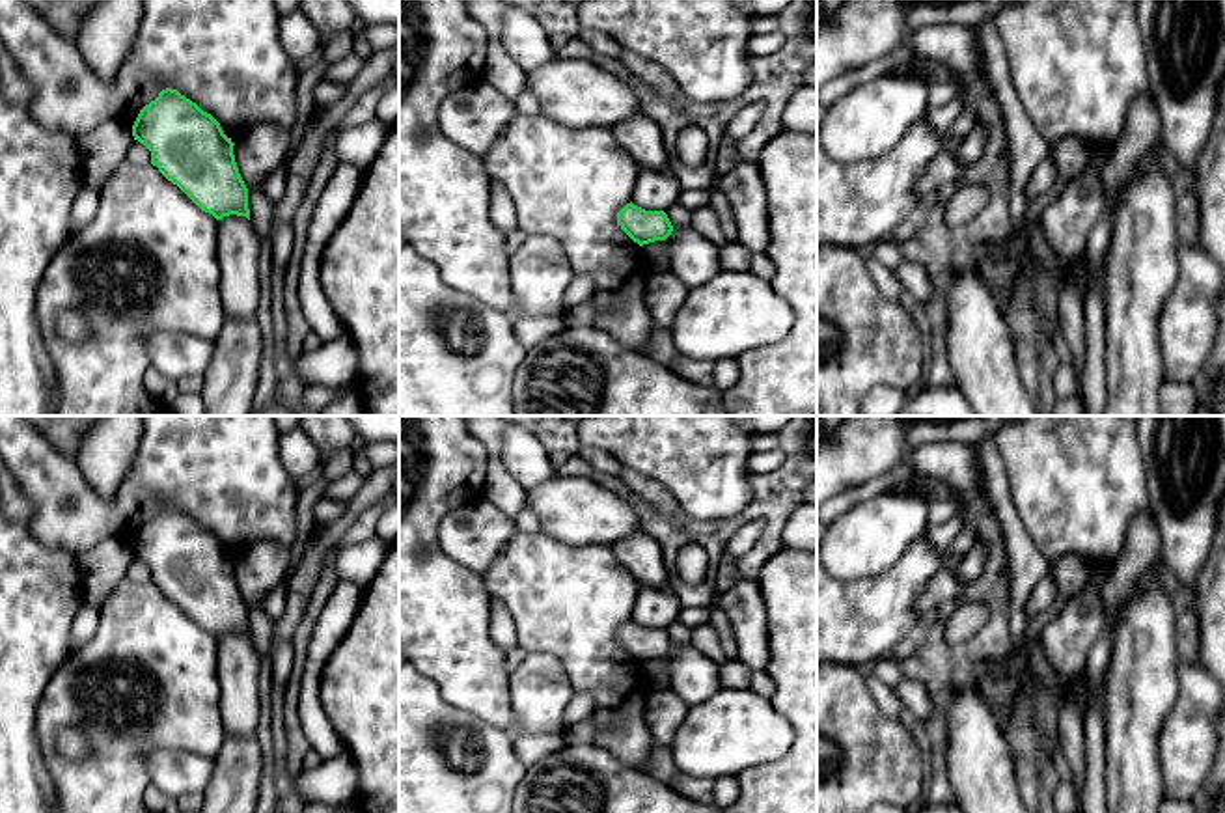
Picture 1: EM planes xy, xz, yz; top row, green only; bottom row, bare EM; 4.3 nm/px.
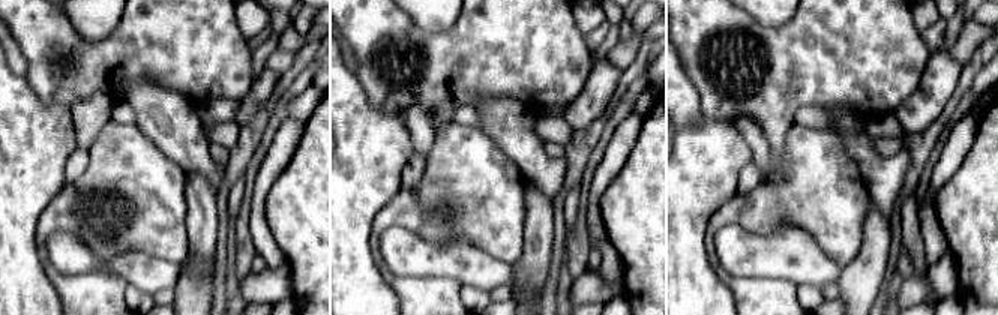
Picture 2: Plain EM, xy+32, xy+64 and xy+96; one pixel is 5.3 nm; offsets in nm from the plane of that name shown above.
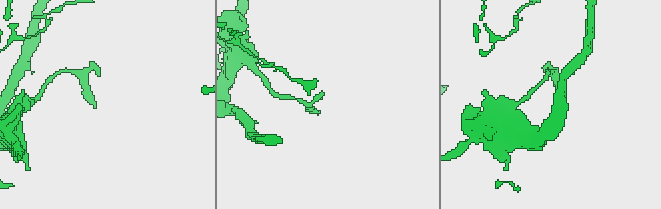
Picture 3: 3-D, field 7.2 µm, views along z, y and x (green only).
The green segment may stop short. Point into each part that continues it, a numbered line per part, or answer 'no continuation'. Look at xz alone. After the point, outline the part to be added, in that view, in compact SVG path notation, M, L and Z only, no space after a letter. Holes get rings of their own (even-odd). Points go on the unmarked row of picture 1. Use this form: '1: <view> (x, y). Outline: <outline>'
1: xz (694, 677). Outline: M692 645L673 647L669 660L669 688L688 705L701 703L722 690L718 664Z

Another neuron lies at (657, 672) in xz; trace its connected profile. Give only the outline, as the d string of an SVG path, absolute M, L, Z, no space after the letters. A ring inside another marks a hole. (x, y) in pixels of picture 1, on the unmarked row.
M654 658L649 662L643 662L641 668L647 675L647 686L649 690L666 690L669 688L669 660L666 658Z

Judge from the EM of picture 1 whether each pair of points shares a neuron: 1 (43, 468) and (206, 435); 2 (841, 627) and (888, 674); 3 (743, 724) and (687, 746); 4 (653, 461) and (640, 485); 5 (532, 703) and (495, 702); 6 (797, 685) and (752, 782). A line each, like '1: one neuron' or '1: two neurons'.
1: one neuron
2: two neurons
3: one neuron
4: two neurons
5: two neurons
6: one neuron

